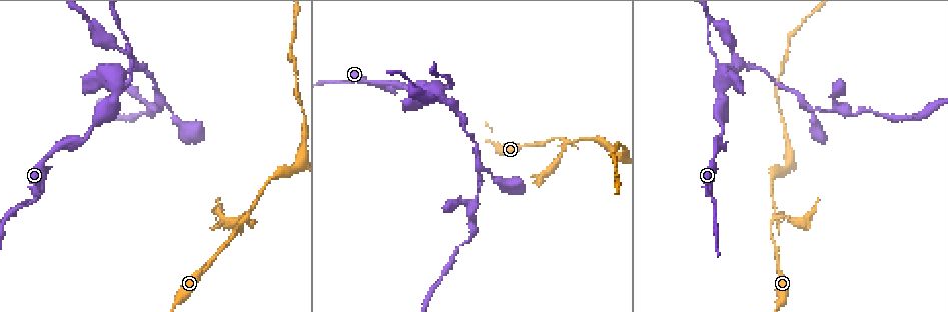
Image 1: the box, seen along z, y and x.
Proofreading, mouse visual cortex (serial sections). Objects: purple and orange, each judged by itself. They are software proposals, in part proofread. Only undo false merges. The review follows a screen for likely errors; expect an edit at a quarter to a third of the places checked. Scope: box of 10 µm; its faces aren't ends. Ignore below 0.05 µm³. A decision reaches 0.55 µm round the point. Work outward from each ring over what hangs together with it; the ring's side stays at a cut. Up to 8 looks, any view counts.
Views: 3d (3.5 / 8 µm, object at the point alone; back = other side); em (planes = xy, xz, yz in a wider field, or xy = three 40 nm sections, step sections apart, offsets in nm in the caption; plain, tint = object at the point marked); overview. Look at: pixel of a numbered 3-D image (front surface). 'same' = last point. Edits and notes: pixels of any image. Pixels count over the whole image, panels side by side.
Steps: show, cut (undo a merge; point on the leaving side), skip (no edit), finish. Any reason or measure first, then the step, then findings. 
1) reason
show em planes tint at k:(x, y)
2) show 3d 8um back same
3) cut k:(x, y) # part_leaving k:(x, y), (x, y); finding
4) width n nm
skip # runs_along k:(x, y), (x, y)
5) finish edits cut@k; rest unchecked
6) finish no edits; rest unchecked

calibre changes
show 3d 3.5um at 1:(120, 74)

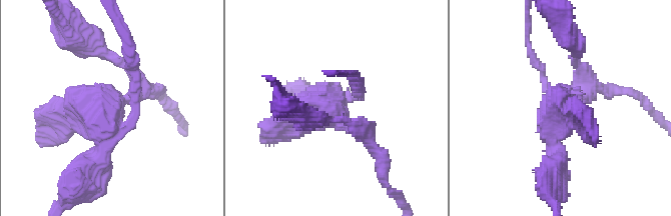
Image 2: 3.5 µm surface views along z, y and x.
arms 4; arm_widths 100, 250, 300, 350 nm
show em xy step 3 tint at 2:(109, 107)

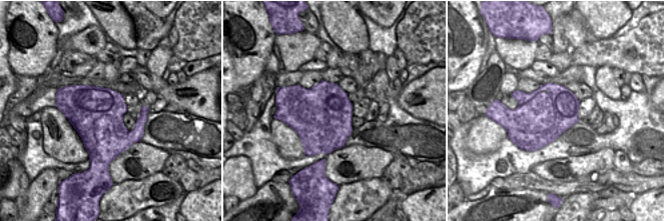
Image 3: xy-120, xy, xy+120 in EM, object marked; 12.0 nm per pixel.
cut 2:(347, 126) # border 3:(129, 131), (100, 116), (89, 157); a second cell is stuck on

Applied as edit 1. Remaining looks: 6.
redraw
show overview

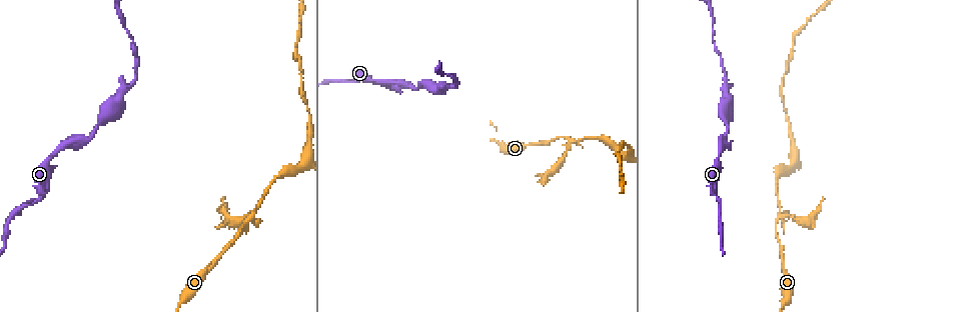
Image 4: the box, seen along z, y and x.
thick turns thin
show 3d 8um at 4:(572, 140)

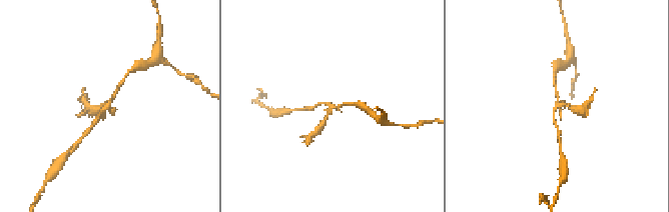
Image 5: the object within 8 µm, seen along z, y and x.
show em xy step 1 tint same

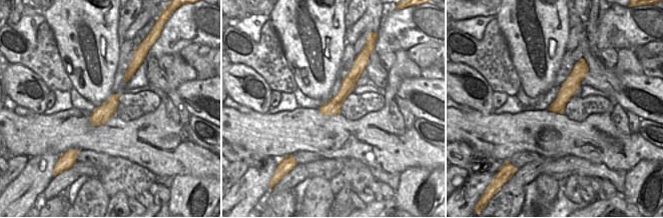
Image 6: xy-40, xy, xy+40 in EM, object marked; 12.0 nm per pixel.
cut 5:(575, 109) # a second cell is stuck on

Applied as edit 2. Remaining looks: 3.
a narrow waist
show 3d 3.5um back at 4:(294, 44)

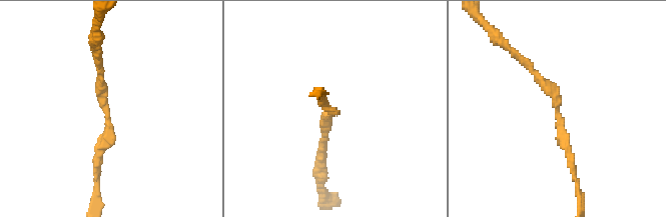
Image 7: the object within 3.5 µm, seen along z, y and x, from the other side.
arm_widths 150, 150 nm; need the tissue
show em xy step 3 tint at 7:(108, 107)

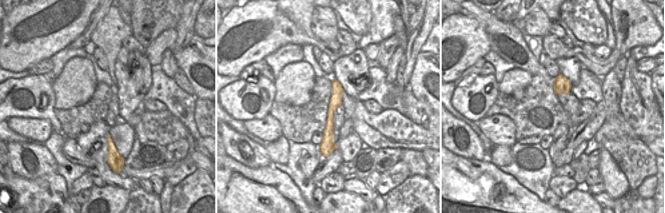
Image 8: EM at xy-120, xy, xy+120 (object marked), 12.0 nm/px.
width 140 nm
skip # runs_along 8:(335, 82), (322, 150); one cell here

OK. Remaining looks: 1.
finish edits cut@2, cut@5; rest unchecked

